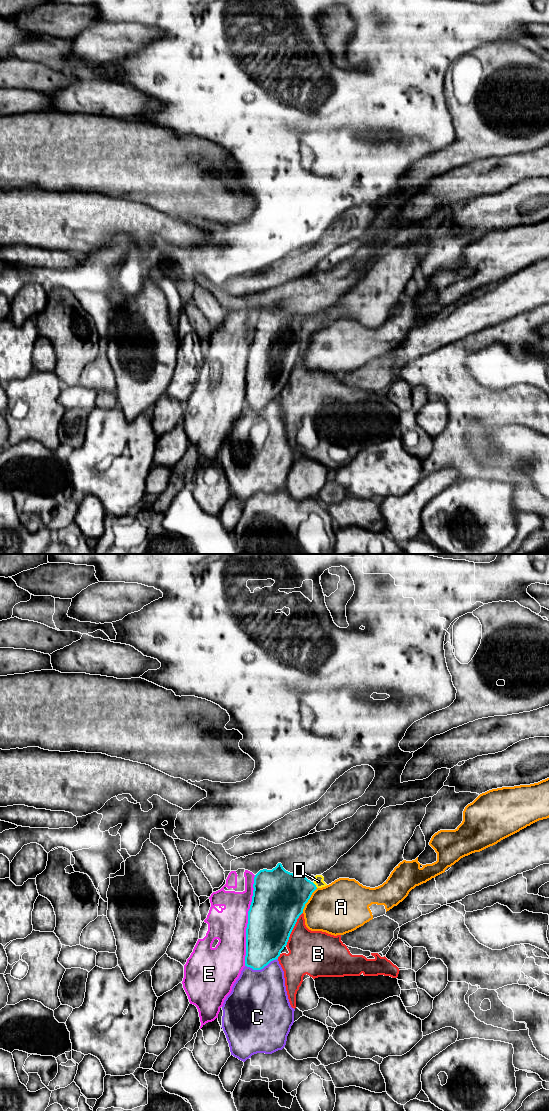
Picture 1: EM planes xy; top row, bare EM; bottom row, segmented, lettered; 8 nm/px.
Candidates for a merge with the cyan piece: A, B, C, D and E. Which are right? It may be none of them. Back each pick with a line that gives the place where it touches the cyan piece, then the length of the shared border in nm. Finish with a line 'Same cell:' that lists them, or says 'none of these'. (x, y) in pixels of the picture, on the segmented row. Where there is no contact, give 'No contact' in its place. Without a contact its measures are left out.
Same cell: none of these

